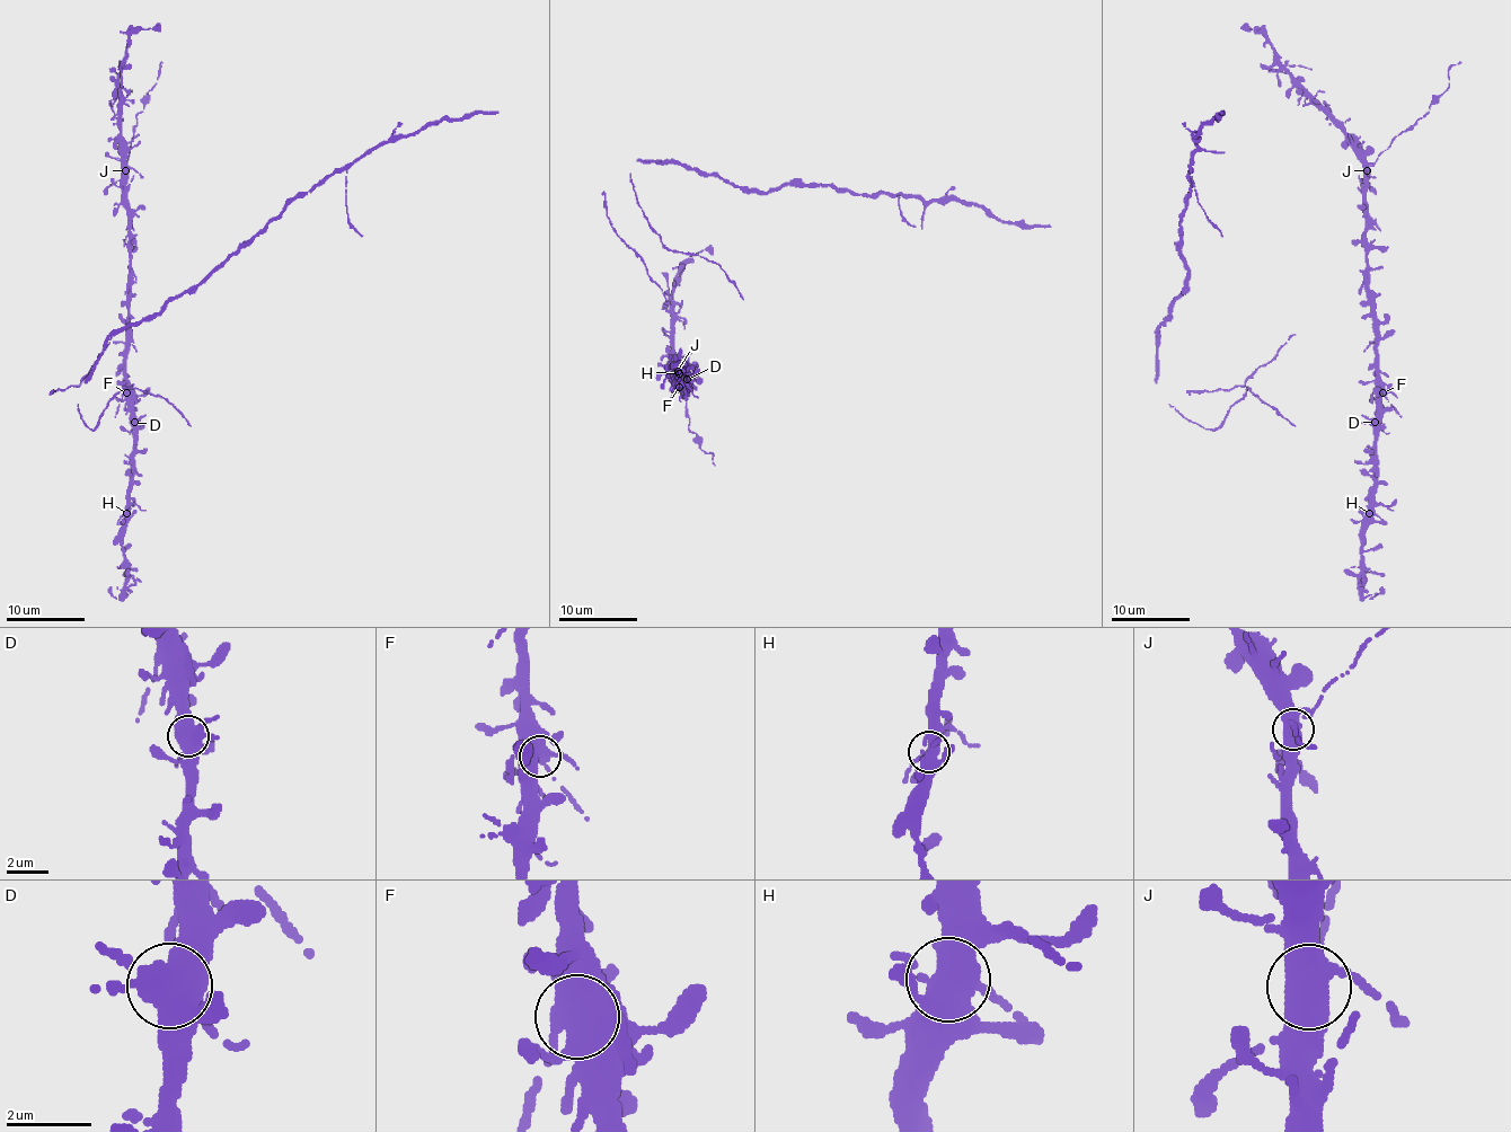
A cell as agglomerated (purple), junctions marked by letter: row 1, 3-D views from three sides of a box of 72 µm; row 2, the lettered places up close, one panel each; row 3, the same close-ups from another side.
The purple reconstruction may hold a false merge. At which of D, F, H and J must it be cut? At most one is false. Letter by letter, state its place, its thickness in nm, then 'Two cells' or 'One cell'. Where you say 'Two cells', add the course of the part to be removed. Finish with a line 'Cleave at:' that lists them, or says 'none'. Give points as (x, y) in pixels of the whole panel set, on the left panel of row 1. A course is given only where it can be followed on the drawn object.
D: Place: (134, 422). Thickness 400 nm. One cell
F: Place: (126, 392). Thickness 440 nm. One cell
H: Place: (126, 513). Thickness 440 nm. One cell
J: Place: (125, 170). Thickness 550 nm. Two cells. Course of the part to remove: (124, 171), (137, 116), (144, 108), (146, 95), (161, 63)
Cleave at: J

